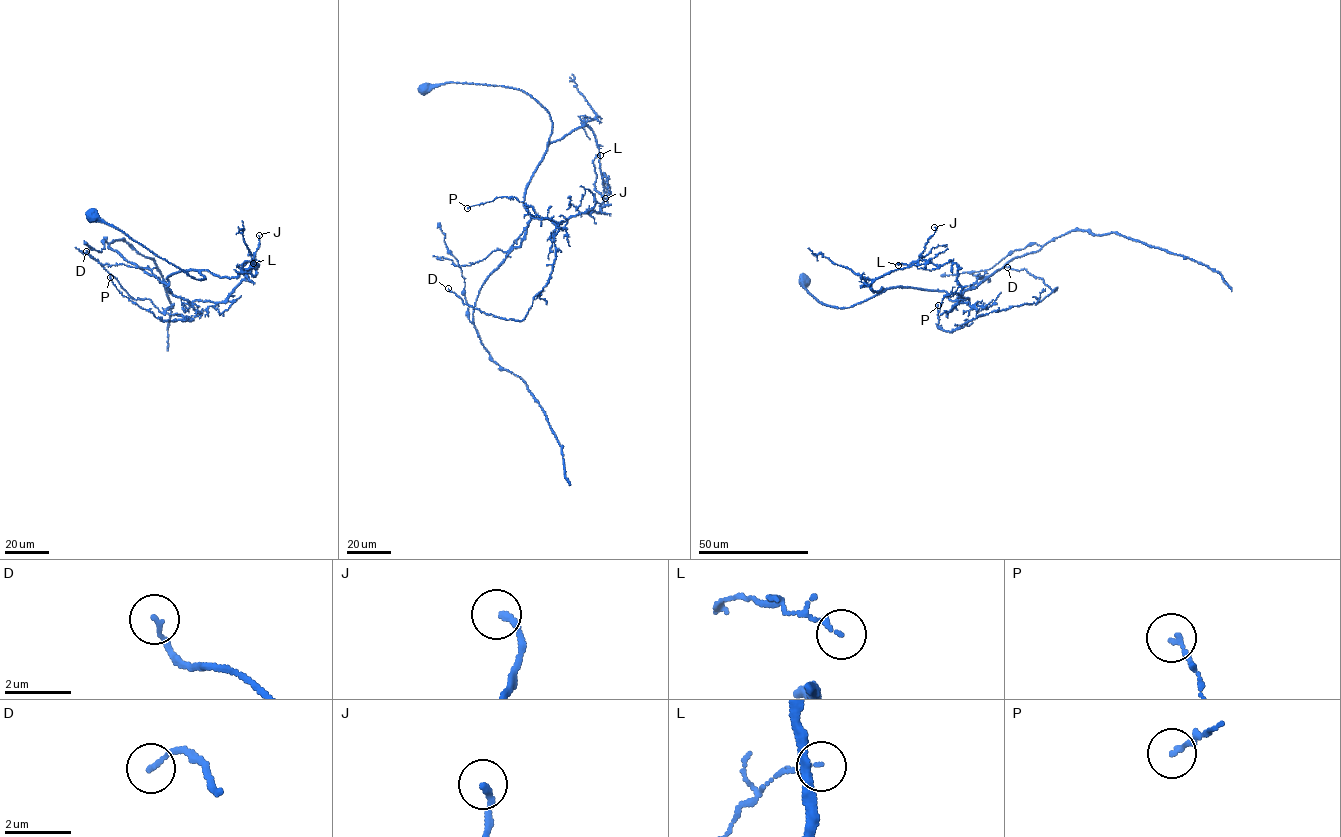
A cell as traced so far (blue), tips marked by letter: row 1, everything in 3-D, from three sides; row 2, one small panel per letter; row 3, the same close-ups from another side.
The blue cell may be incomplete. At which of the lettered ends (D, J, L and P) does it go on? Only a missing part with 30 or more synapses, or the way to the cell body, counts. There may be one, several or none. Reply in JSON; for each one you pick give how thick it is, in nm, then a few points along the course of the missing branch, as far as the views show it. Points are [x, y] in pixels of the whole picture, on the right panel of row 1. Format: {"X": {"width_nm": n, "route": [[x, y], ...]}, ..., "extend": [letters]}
{"extend": []}

